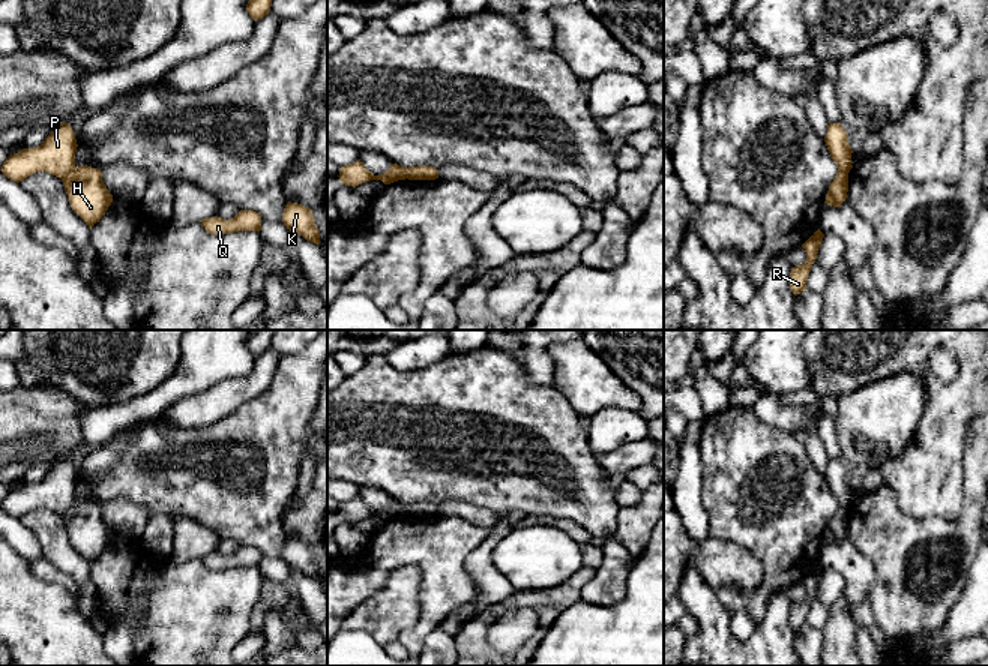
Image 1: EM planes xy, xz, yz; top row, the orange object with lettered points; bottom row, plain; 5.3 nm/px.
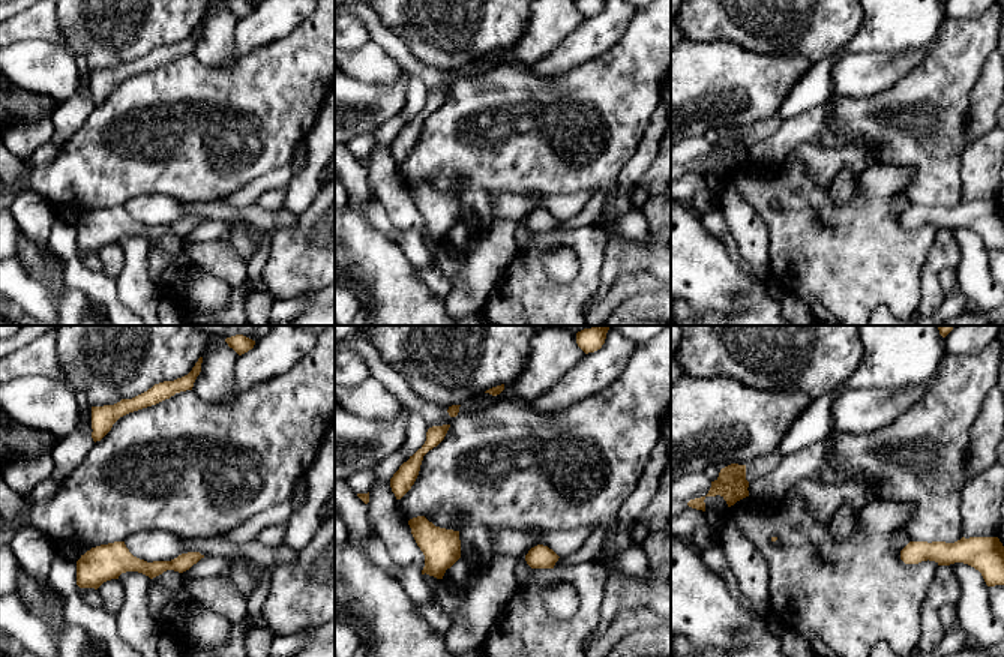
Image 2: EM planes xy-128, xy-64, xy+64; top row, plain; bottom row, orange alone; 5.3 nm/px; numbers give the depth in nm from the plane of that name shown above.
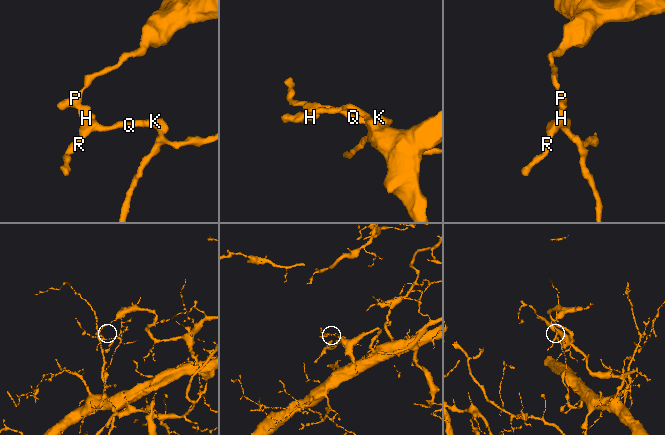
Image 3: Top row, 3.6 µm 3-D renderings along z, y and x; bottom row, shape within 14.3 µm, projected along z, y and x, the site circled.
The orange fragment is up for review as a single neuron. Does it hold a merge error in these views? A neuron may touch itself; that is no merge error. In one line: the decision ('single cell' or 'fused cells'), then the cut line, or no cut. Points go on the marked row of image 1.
fused cells; cut in xy along (75, 167), (62, 179)

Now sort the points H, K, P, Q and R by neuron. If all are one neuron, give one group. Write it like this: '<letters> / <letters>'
H K Q R / P

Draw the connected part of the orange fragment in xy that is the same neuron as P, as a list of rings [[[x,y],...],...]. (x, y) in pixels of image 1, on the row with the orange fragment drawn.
[[[62,123],[41,146],[11,154],[0,171],[17,183],[39,171],[63,180],[75,168],[77,147],[71,124]]]

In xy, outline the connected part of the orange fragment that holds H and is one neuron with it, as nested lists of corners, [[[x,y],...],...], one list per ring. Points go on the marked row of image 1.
[[[87,165],[75,166],[63,186],[72,210],[92,228],[102,219],[113,202],[113,195],[102,182],[102,171]]]

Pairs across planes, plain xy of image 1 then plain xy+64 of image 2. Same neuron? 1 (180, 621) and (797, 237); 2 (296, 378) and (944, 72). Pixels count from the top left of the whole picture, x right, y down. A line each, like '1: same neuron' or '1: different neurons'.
1: same neuron
2: same neuron

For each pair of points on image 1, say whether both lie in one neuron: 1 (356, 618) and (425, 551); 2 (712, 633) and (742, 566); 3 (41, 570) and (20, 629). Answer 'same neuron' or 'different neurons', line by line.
1: different neurons
2: different neurons
3: different neurons

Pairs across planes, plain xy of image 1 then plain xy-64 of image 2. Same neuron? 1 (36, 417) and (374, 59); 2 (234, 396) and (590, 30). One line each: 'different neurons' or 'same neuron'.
1: different neurons
2: same neuron

